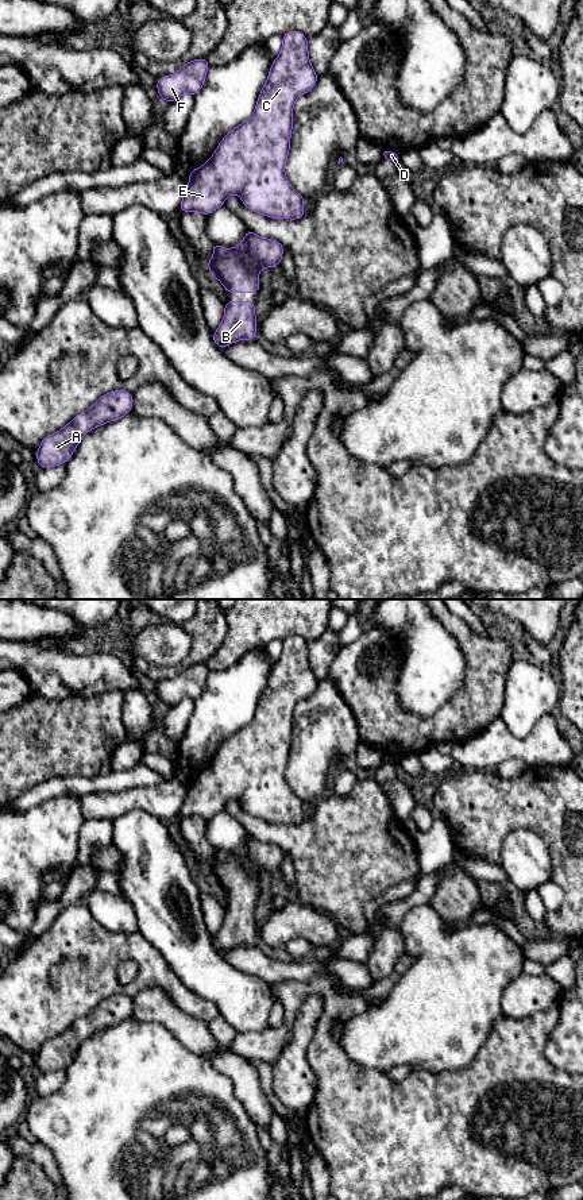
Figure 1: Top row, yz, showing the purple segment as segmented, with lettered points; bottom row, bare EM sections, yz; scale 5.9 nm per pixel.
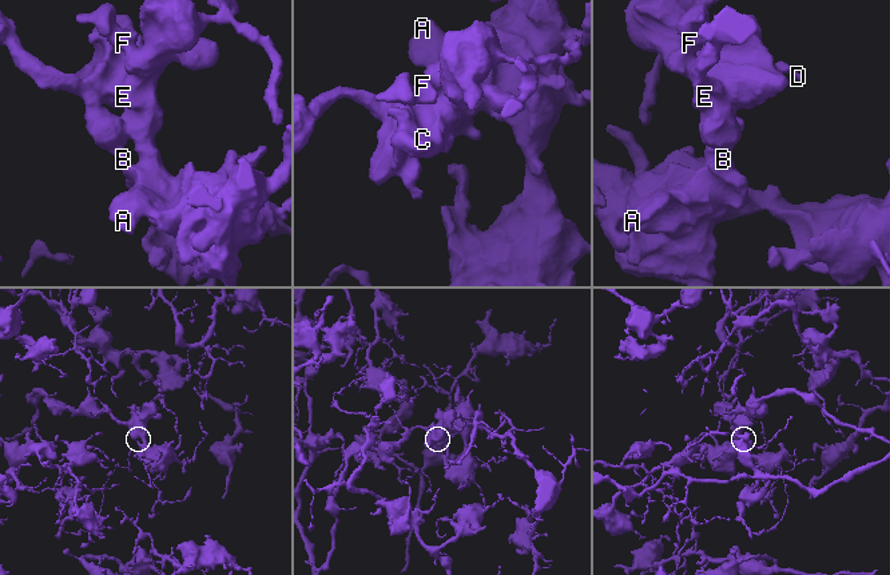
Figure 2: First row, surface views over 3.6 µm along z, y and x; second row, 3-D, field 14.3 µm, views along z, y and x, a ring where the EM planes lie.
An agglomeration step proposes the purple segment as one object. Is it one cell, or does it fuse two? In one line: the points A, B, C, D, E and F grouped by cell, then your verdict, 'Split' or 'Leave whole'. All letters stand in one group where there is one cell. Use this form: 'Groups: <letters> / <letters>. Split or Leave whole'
Groups: A B C D E F. Leave whole

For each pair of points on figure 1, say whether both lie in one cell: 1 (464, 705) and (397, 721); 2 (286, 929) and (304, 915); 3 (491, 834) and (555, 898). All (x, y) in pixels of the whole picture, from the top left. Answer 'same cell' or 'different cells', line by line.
1: same cell
2: same cell
3: different cells

